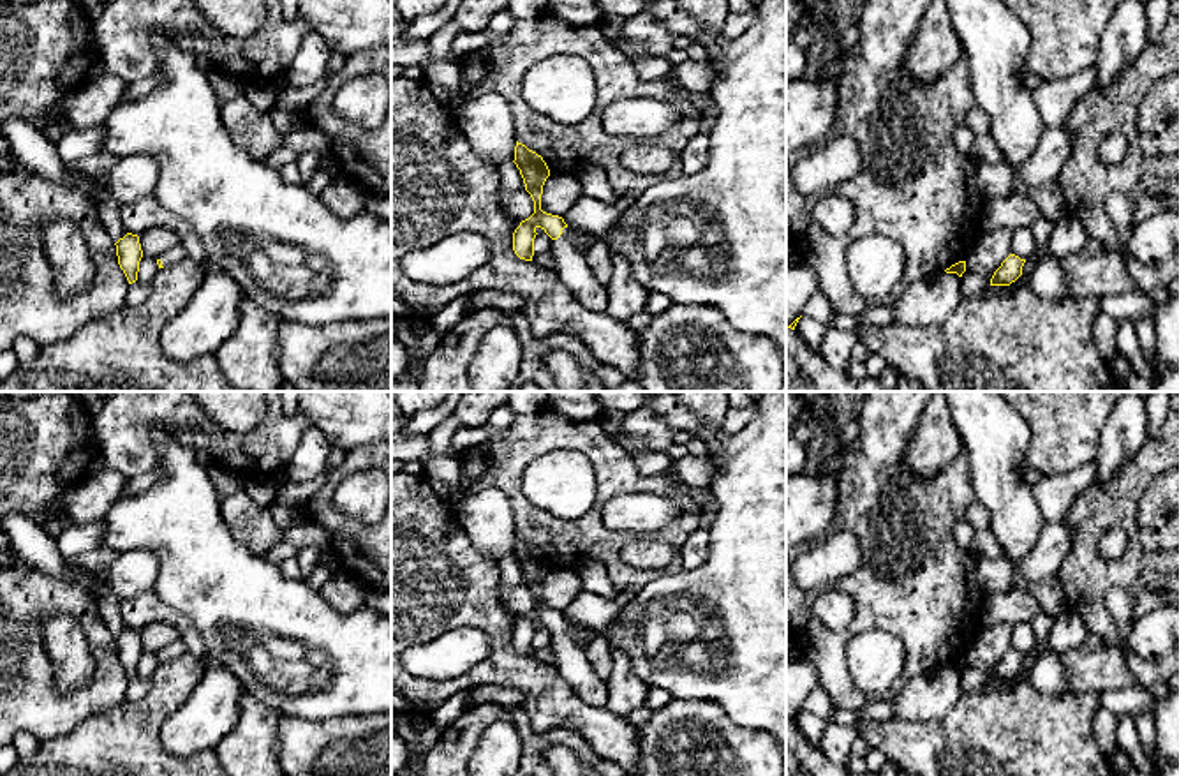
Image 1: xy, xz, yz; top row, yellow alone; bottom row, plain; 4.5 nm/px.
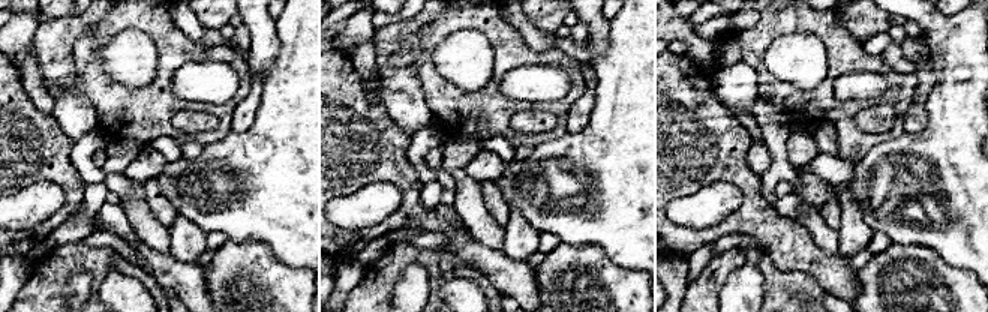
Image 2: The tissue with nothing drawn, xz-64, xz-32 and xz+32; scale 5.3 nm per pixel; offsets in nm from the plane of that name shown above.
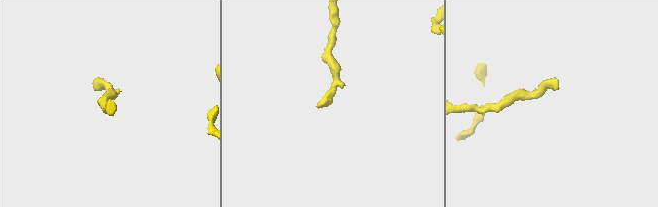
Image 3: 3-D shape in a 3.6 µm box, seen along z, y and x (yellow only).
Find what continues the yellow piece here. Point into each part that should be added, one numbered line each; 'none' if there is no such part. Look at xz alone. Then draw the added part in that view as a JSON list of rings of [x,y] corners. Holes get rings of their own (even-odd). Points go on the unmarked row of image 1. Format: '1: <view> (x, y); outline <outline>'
1: xz (571, 664); outline [[[569,623],[553,635],[553,654],[557,674],[573,688],[573,691],[592,707],[606,707],[608,684],[592,670],[585,649],[575,640],[575,628]]]

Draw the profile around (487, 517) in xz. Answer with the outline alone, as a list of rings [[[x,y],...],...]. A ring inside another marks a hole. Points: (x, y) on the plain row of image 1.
[[[490,489],[471,497],[460,496],[453,511],[455,520],[479,552],[495,563],[504,556],[515,556],[515,515],[502,490]]]

